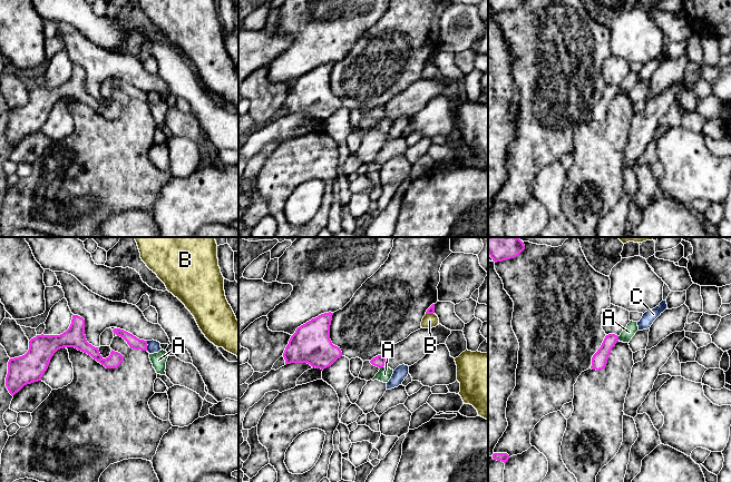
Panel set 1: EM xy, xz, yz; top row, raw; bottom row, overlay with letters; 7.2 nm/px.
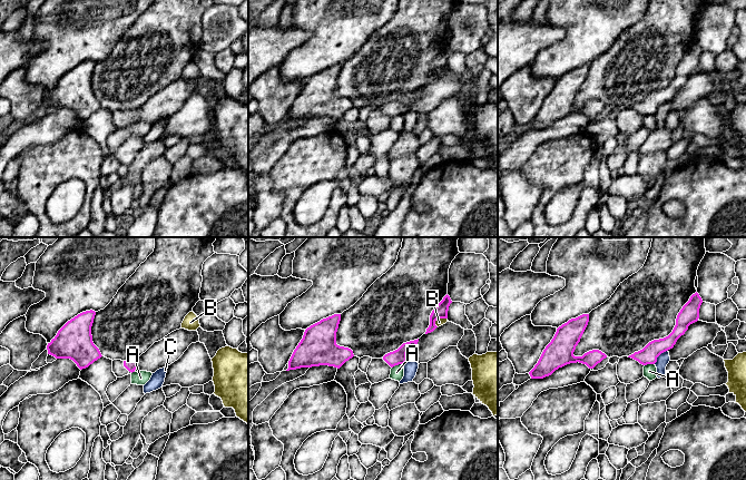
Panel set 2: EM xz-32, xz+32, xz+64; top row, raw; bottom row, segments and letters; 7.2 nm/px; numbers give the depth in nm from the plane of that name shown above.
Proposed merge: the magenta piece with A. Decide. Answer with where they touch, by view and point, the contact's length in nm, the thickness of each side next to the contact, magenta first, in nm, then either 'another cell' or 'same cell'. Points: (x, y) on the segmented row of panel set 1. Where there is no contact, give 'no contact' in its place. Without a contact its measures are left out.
xz (381, 366) | 40 nm | 90/100 nm | another cell

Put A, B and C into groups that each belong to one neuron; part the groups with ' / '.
A / B / C

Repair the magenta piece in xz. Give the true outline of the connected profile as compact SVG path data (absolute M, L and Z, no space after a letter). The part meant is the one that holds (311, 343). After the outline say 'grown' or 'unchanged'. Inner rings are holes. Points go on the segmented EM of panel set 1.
M324 313L296 328L285 347L285 365L308 363L324 370L342 356L340 347L330 340L330 325L333 313Z; unchanged

